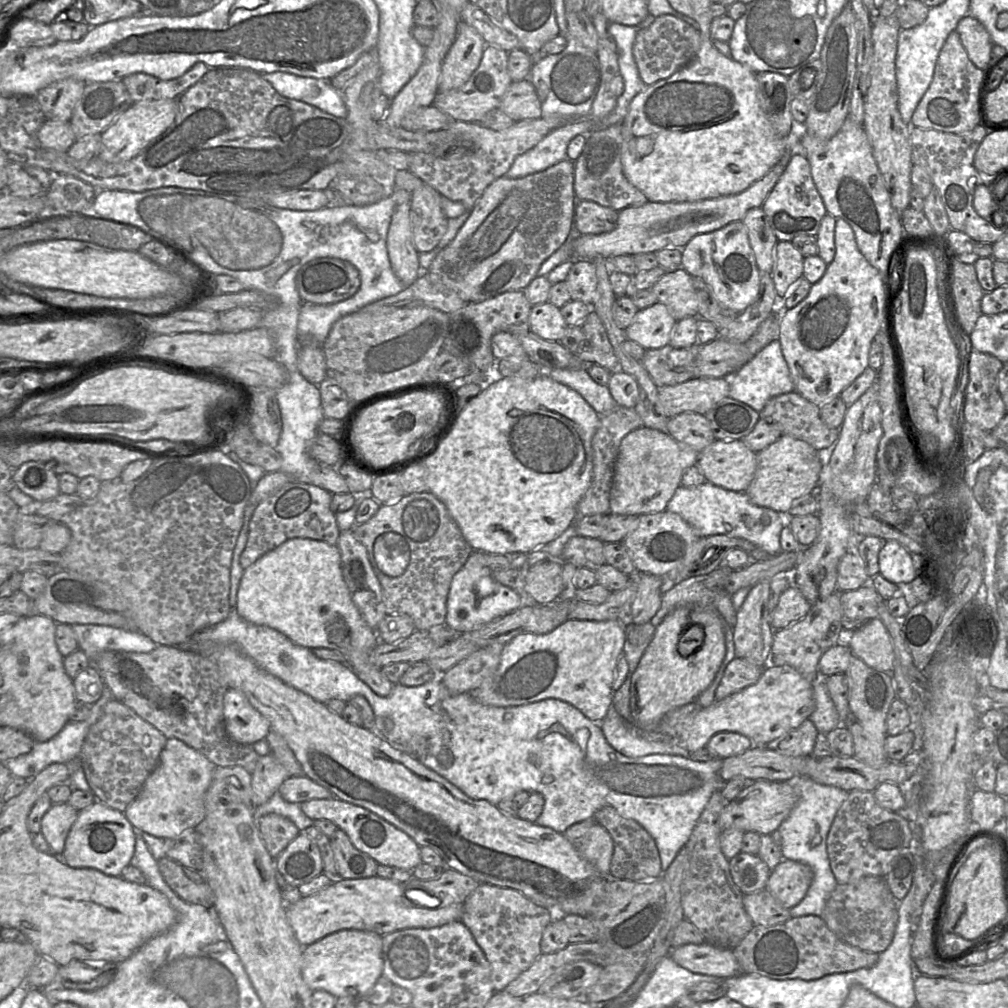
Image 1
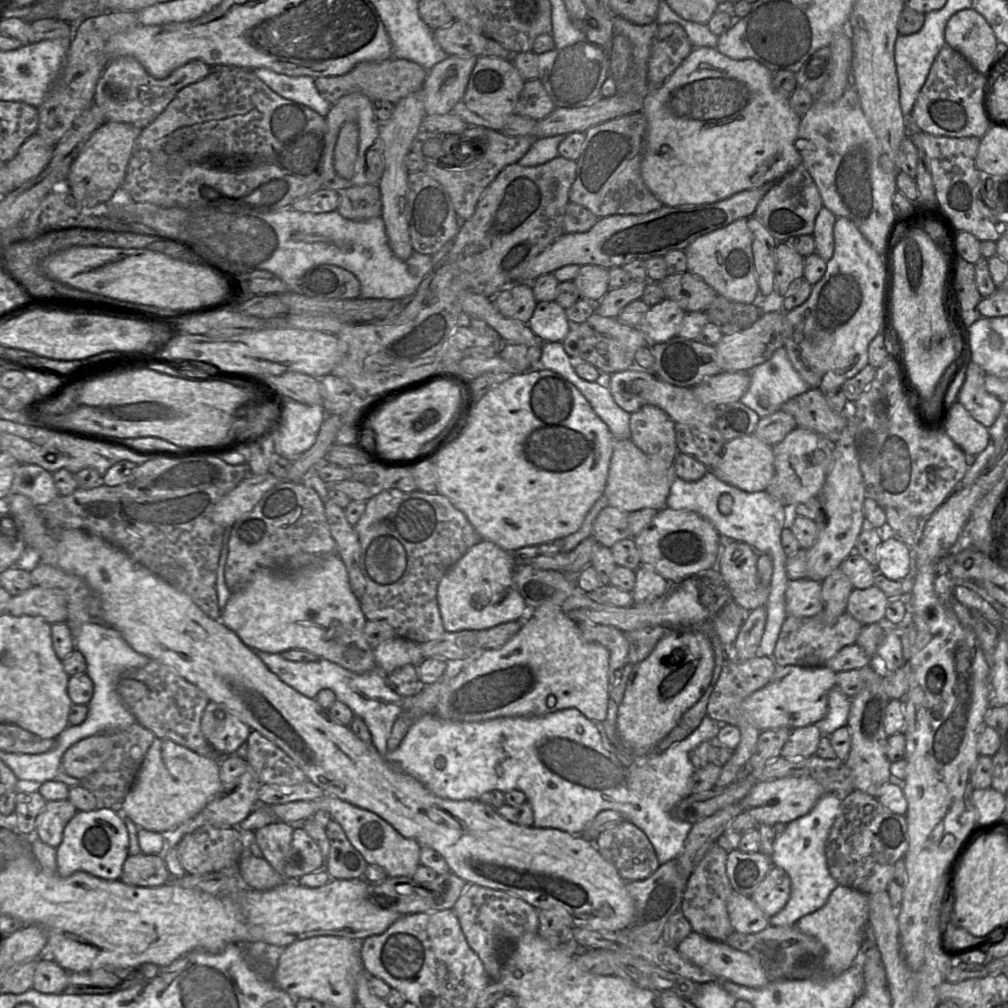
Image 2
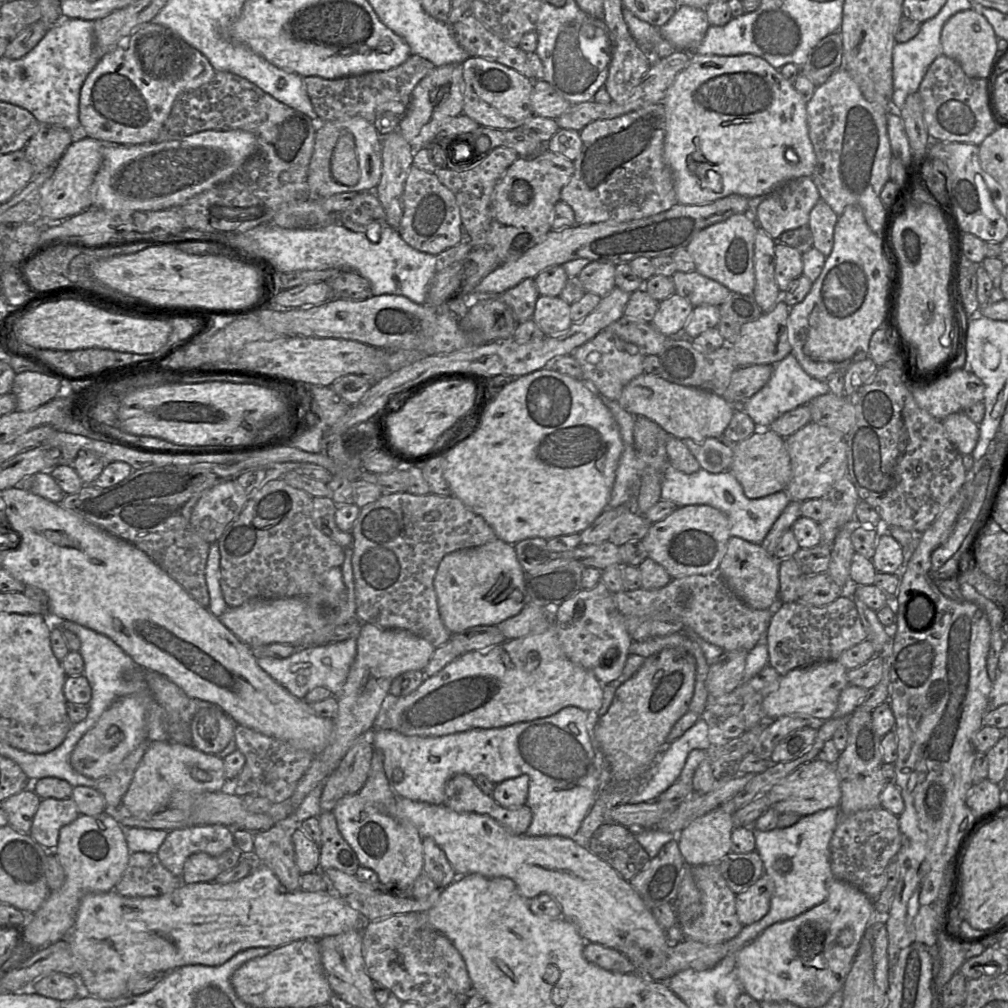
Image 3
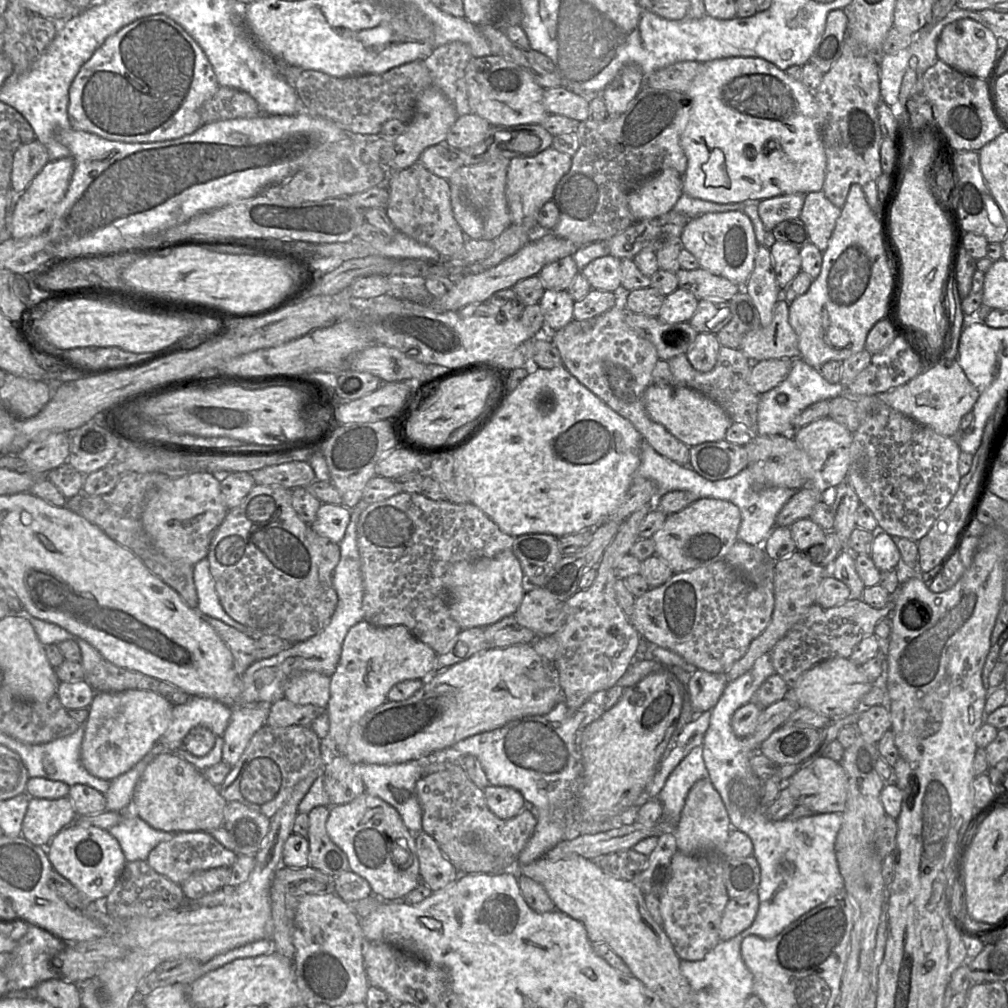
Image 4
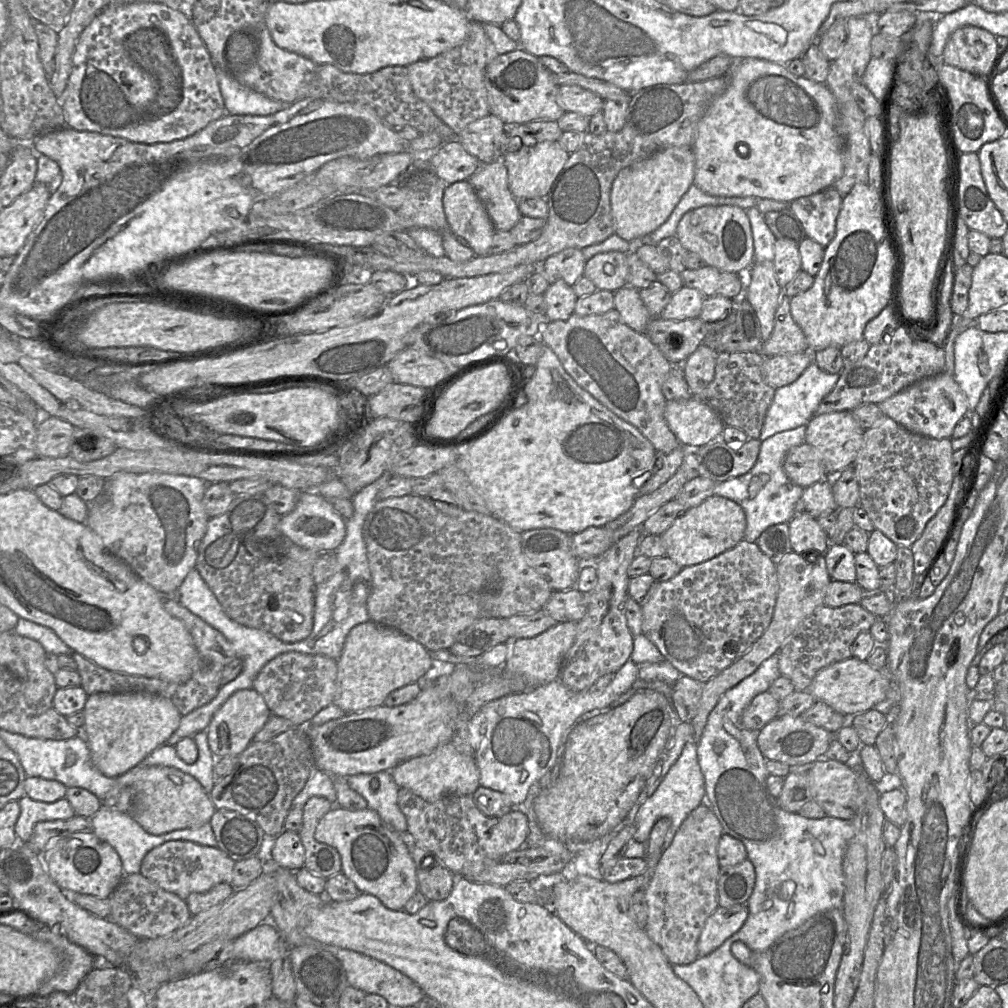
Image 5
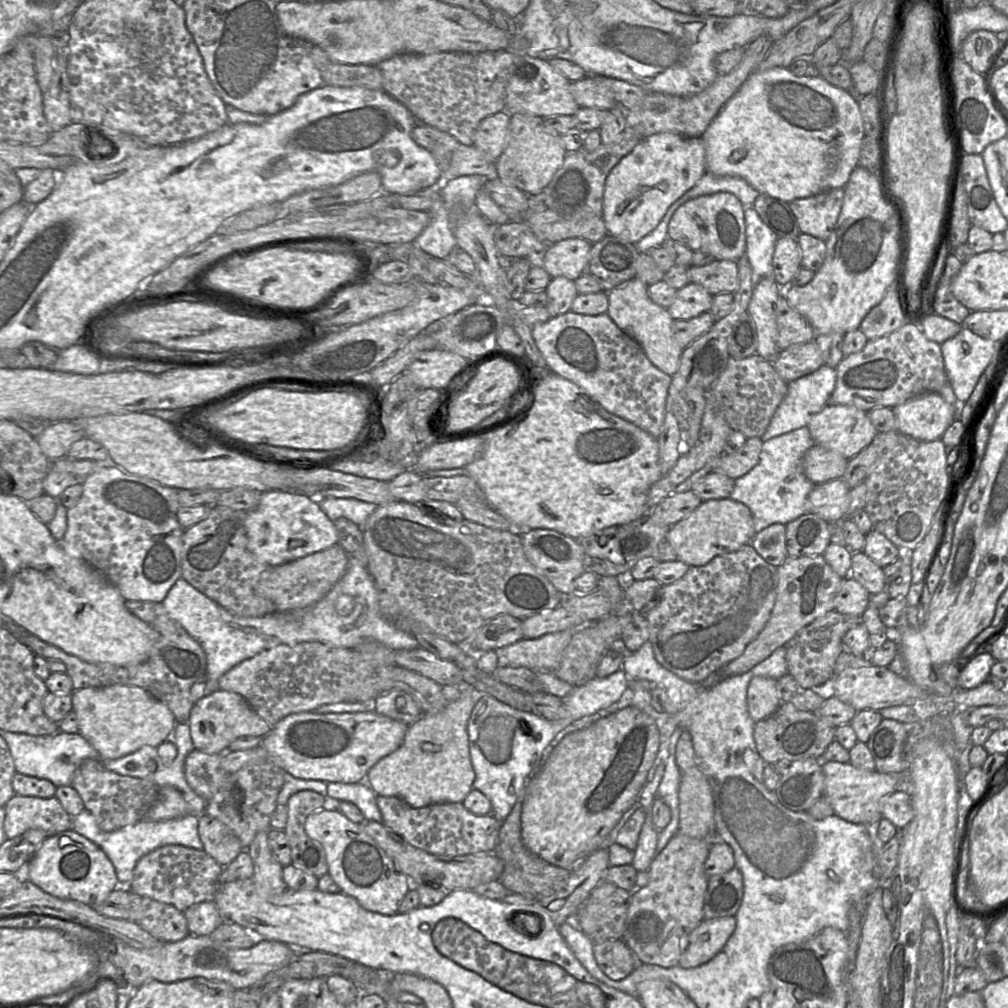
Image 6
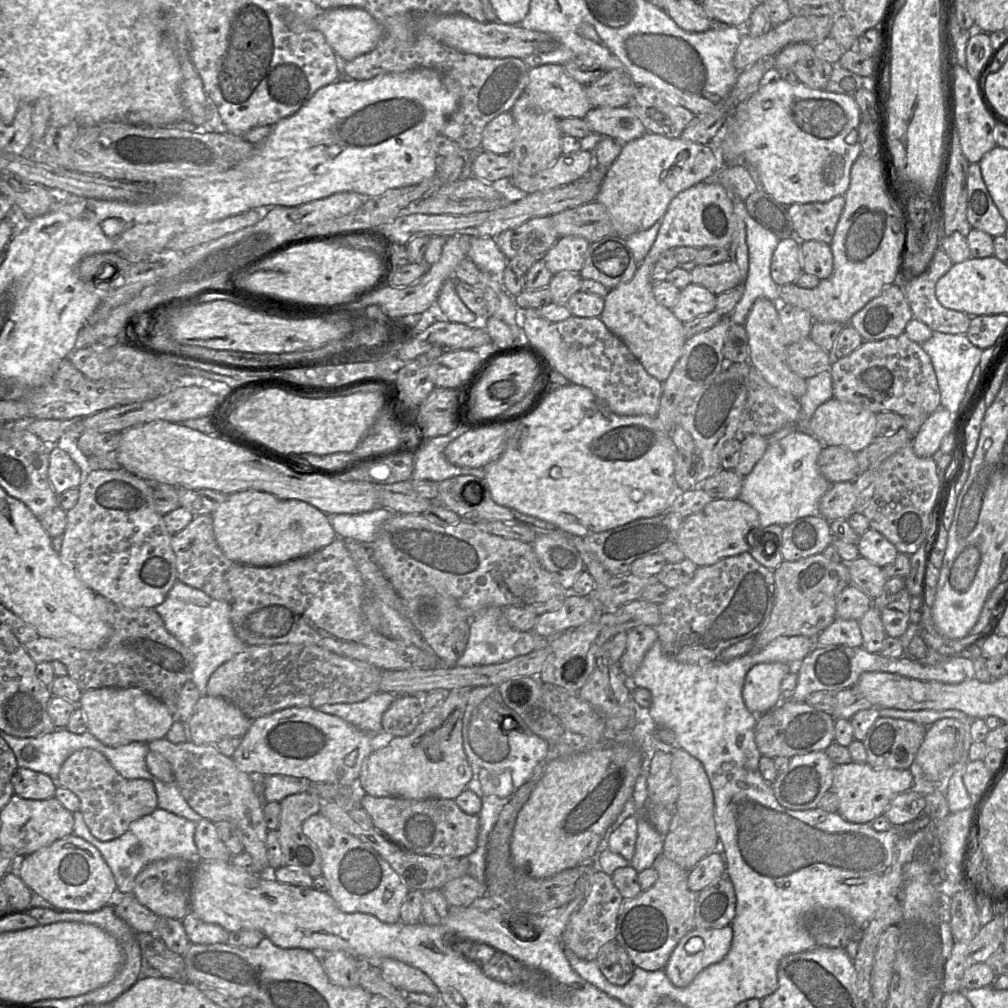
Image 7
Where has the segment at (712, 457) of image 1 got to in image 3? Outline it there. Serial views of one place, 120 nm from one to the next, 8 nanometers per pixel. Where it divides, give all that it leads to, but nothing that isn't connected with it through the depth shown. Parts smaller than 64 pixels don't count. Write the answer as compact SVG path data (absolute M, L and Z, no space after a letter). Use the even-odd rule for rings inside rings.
M758 429L747 439L736 443L729 471L741 484L748 499L759 499L786 490L791 479L791 460L785 439L770 429Z

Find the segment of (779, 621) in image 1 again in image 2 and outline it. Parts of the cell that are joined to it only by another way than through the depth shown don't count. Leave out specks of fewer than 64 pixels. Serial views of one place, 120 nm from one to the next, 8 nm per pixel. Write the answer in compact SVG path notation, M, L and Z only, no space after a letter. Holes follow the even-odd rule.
M807 578L788 582L785 592L787 616L813 617L823 608L822 584Z

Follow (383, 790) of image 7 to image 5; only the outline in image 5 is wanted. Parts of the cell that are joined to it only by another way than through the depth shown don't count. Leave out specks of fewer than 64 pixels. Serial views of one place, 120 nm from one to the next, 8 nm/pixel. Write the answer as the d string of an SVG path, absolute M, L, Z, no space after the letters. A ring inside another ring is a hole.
M452 742L439 746L428 755L408 759L391 770L399 788L407 788L428 802L447 795L473 795L479 787L480 774L474 756L460 753Z

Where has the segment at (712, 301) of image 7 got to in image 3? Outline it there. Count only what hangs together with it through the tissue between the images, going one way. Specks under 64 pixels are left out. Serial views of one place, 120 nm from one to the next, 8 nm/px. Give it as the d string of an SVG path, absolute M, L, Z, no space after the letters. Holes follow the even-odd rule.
M674 293L659 302L651 324L668 338L682 335L693 308L687 299Z

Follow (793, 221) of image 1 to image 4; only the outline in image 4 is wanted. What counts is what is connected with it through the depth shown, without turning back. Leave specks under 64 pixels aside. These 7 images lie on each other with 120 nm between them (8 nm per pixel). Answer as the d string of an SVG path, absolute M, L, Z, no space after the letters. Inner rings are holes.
M788 194L763 199L758 202L758 214L767 231L771 231L784 220L798 218L805 194Z

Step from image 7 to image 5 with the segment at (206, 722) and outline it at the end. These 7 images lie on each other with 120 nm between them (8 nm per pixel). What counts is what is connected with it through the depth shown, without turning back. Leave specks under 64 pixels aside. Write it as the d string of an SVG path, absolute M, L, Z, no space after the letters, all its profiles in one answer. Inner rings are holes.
M254 689L236 691L214 714L206 729L211 752L216 758L239 756L268 721L270 714L264 698L257 691Z

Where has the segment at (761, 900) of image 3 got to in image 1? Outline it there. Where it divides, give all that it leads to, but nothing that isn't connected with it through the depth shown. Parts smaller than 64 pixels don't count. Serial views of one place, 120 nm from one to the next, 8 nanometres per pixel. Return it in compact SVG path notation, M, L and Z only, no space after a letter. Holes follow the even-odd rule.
M783 859L770 871L765 889L785 908L797 905L806 895L813 872L801 862Z

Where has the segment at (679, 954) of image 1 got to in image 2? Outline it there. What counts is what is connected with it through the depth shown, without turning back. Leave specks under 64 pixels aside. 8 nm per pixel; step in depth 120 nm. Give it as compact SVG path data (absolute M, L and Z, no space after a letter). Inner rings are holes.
M694 931L681 941L677 949L691 963L718 979L725 979L750 988L761 988L772 981L757 958L734 949L725 942L710 940Z

